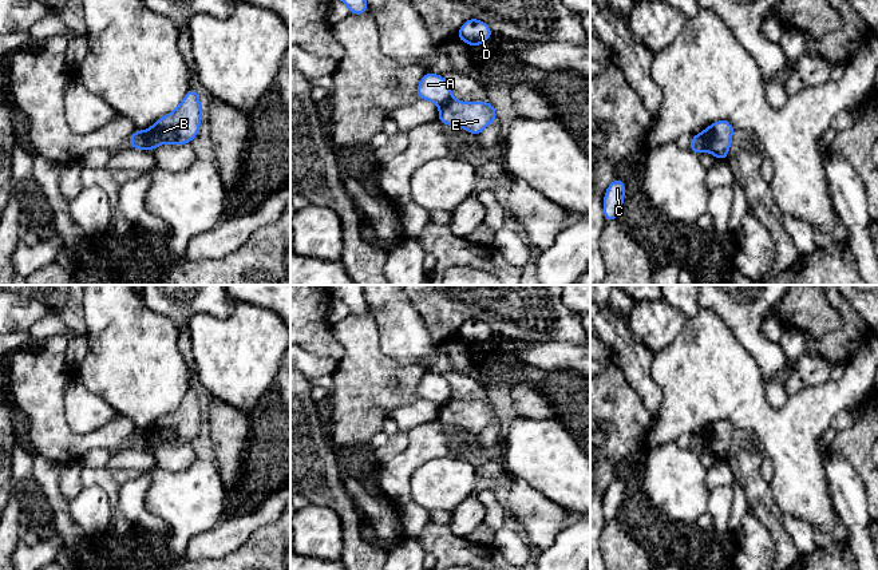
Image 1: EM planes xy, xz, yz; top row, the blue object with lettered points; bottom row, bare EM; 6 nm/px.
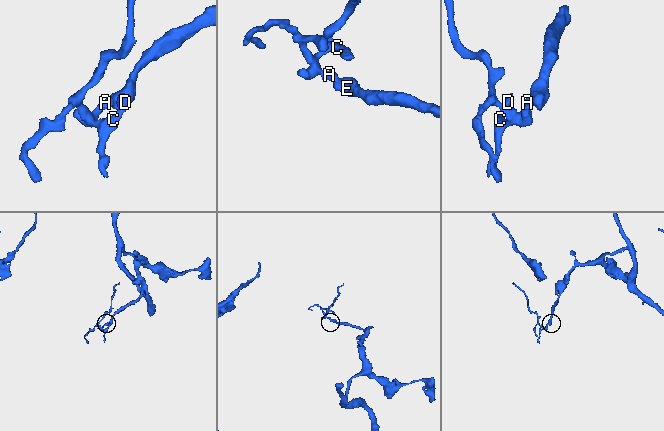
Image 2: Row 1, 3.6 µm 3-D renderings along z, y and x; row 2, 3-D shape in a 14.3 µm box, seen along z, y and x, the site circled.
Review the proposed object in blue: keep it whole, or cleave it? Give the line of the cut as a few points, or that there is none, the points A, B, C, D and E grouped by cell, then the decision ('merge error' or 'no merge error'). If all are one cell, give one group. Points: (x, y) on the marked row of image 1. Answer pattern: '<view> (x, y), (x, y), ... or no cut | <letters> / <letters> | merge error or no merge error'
xy (142, 131), (149, 149) | A C D / B E | merge error

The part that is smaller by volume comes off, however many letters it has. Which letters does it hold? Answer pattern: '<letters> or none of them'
A, C, D

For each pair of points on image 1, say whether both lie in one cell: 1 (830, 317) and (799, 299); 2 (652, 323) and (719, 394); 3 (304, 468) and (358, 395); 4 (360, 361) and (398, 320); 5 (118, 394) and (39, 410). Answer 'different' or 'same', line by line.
1: same
2: different
3: different
4: different
5: different

